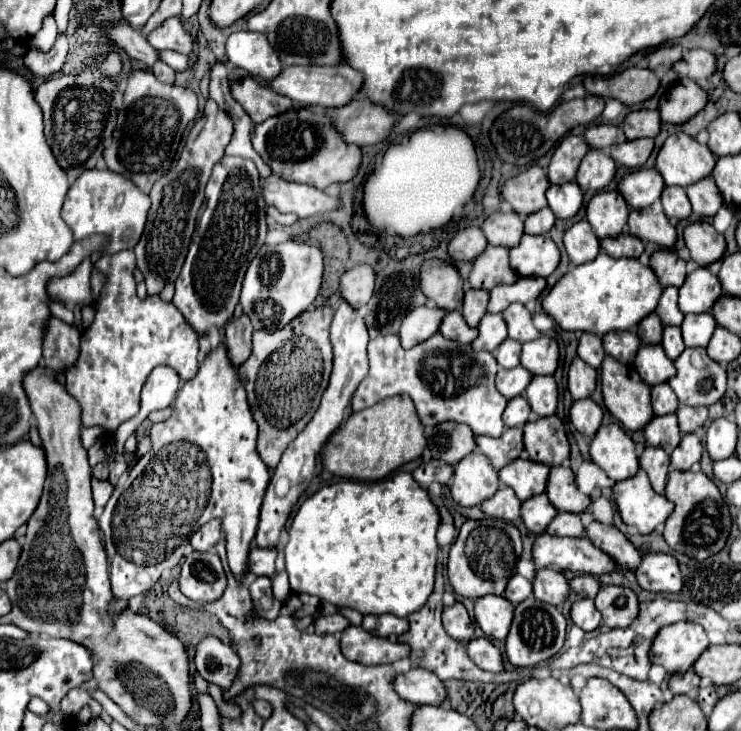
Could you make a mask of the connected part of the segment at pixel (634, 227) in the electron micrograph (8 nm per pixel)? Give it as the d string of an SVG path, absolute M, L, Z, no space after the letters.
M653 203L651 207L641 211L631 211L631 219L627 225L631 235L643 241L651 241L663 249L673 249L677 241L677 231L663 213L661 203Z

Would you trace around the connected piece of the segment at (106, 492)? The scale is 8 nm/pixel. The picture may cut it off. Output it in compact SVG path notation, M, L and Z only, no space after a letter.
M93 479L93 489L95 489L95 506L105 507L105 503L109 501L109 497L113 493L113 485L109 481Z

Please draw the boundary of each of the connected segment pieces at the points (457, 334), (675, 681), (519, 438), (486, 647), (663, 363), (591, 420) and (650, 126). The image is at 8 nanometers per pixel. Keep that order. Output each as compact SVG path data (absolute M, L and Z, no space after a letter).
M451 311L441 323L441 335L459 343L471 343L477 337L477 329L471 329L459 311Z
M691 669L687 673L675 673L671 679L669 679L669 689L675 693L675 695L681 695L681 693L689 693L691 689L699 687L699 675Z
M507 429L499 439L491 439L487 435L477 435L477 447L489 457L495 471L503 469L507 463L521 457L525 445L523 445L523 431Z
M477 637L471 643L467 643L467 653L473 659L473 663L477 667L481 667L483 671L491 671L491 673L501 673L503 671L503 657L501 651L485 637Z
M645 345L635 357L635 369L649 385L667 383L675 375L675 365L667 359L661 345Z
M581 399L573 403L571 423L577 427L581 435L593 439L595 431L601 427L601 421L603 421L603 409L593 399Z
M649 109L631 111L623 121L623 131L629 141L641 137L657 137L661 131L659 111L649 111Z

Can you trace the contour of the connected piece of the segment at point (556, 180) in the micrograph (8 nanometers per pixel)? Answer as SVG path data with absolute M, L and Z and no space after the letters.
M579 135L563 137L549 163L551 185L563 185L563 183L573 181L577 175L577 167L587 151L589 151L589 145L585 143L583 137Z

